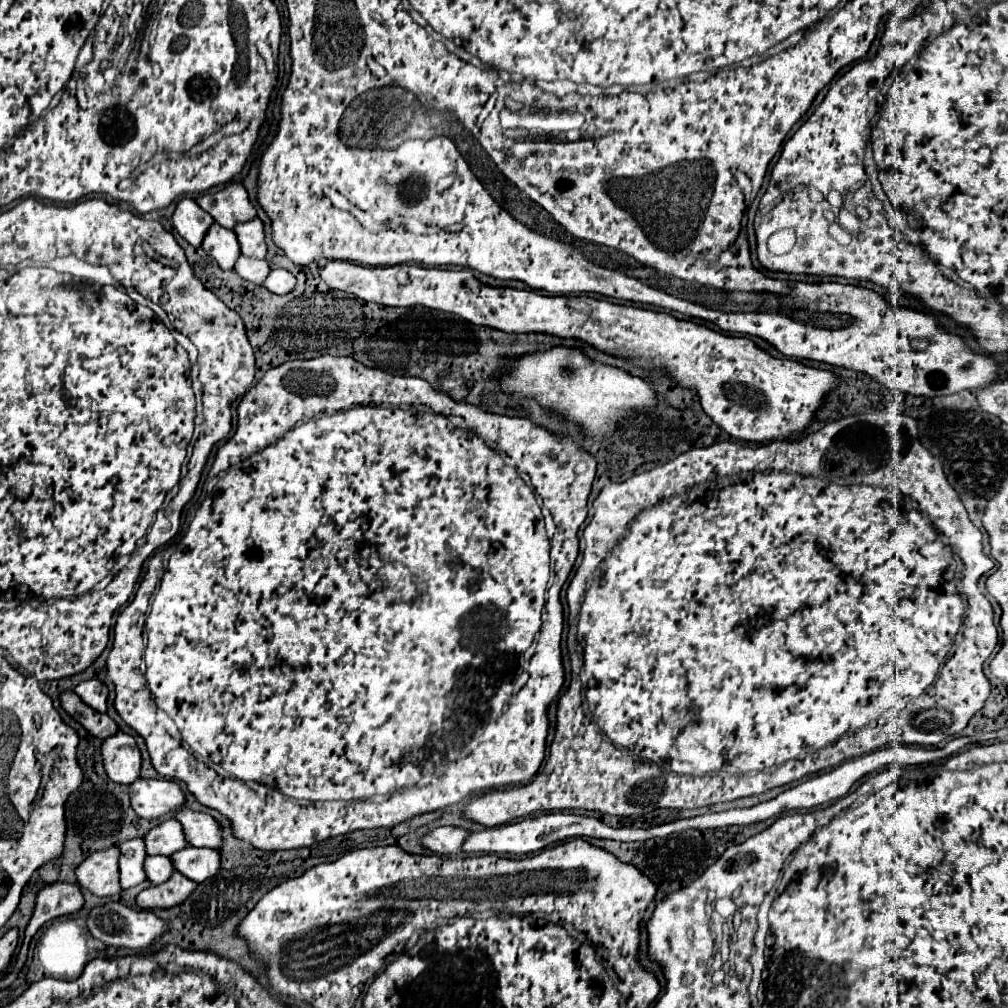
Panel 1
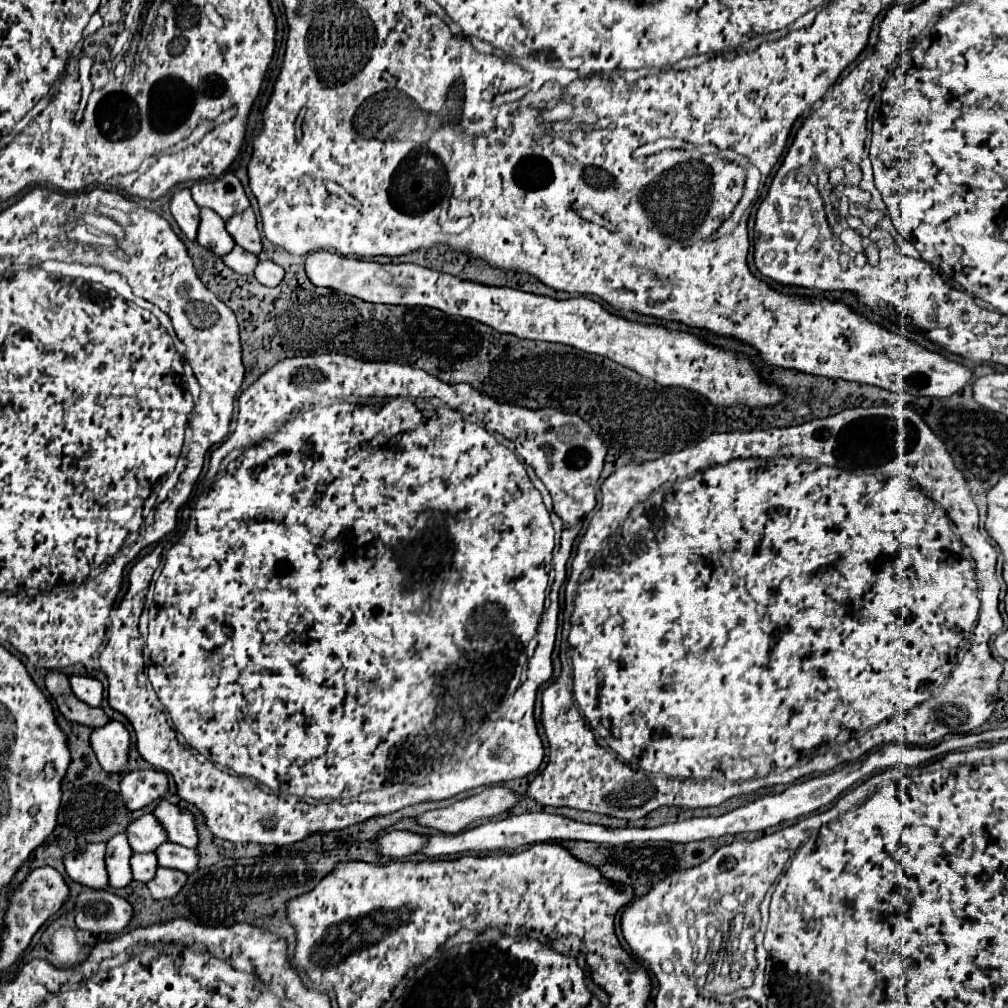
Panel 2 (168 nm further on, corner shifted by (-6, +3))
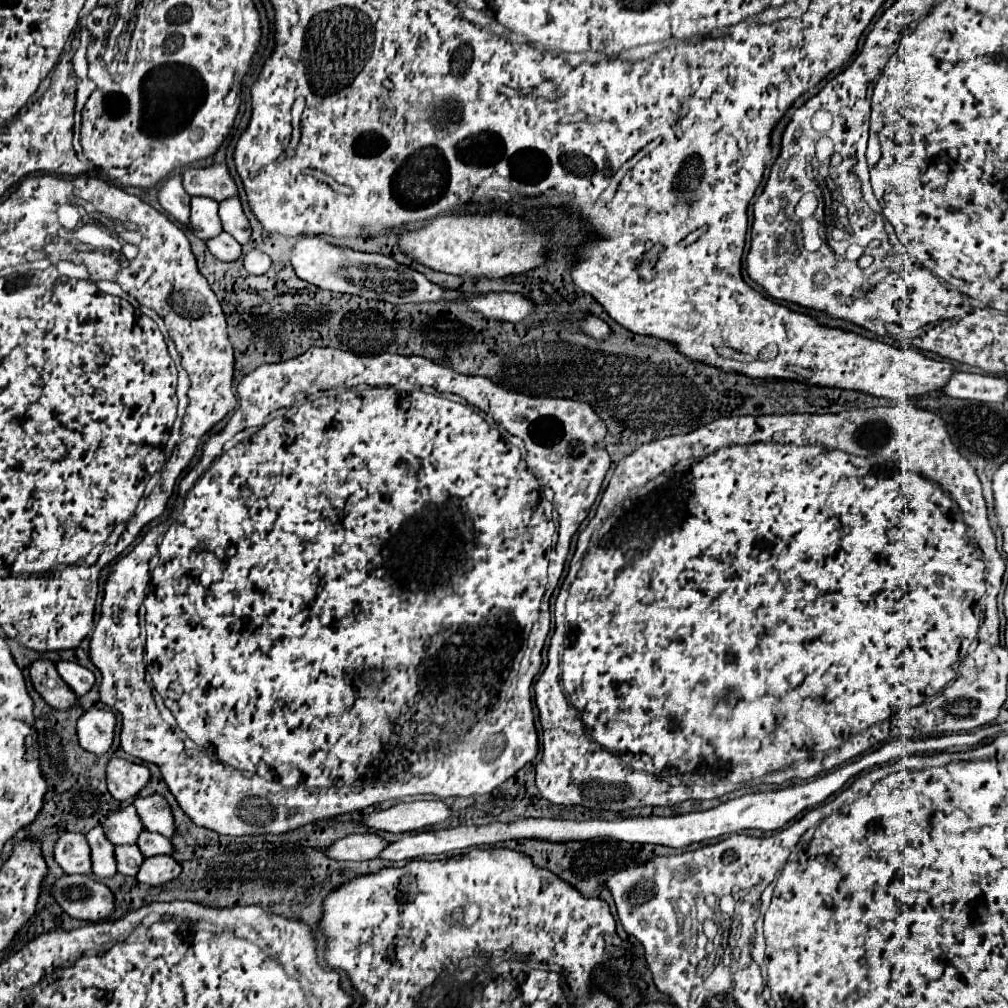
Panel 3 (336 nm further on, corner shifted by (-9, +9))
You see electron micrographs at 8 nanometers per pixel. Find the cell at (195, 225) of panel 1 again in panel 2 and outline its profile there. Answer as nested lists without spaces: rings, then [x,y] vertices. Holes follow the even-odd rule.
[[[181,189],[171,197],[171,213],[177,221],[177,225],[181,227],[181,231],[187,235],[187,239],[195,239],[197,237],[197,229],[199,229],[199,207],[195,205],[191,191],[189,189]]]

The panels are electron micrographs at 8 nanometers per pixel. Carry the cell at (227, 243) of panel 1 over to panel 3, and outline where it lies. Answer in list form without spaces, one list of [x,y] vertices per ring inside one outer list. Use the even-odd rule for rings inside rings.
[[[194,197],[190,201],[190,221],[188,229],[200,237],[200,239],[210,239],[212,235],[220,233],[220,219],[216,215],[218,203],[208,199],[208,197]]]

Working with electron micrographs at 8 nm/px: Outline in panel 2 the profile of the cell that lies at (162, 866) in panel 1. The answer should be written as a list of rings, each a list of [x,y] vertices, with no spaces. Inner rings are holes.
[[[135,853],[131,865],[133,865],[133,879],[141,883],[149,883],[157,871],[157,855],[155,853]]]

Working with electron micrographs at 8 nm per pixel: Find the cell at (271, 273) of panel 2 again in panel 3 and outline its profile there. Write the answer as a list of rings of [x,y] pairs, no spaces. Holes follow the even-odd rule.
[[[254,249],[254,251],[248,251],[244,257],[242,257],[242,265],[248,273],[252,275],[262,275],[264,271],[268,271],[268,267],[272,265],[272,261],[268,259],[266,253]]]

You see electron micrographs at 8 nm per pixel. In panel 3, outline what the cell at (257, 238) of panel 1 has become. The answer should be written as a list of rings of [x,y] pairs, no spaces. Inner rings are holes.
[[[230,197],[230,199],[220,201],[218,217],[220,217],[222,229],[226,233],[230,233],[240,245],[244,245],[250,239],[252,231],[250,231],[248,219],[246,219],[246,215],[242,211],[242,205],[240,205],[238,197]]]

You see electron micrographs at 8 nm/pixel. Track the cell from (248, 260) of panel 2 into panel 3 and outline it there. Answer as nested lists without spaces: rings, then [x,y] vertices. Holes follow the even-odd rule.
[[[224,233],[208,239],[206,247],[220,261],[234,261],[234,259],[238,259],[242,255],[242,245],[232,241],[232,237],[224,235]]]

